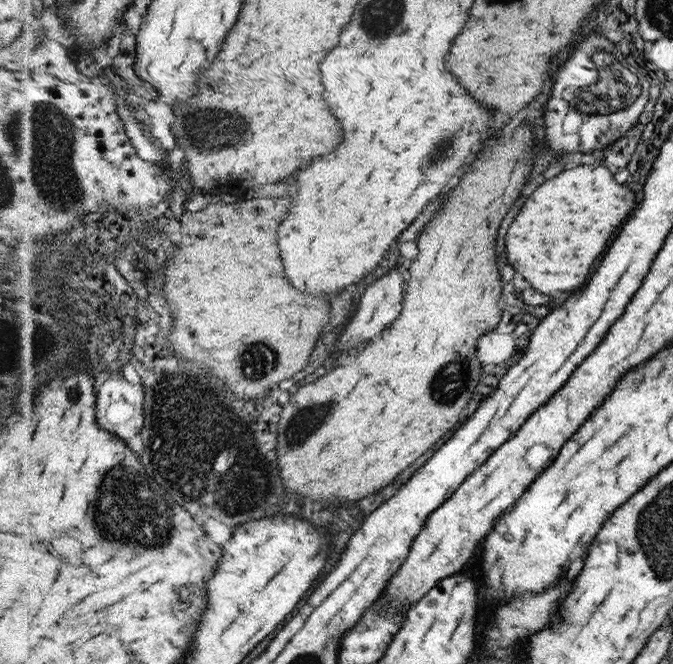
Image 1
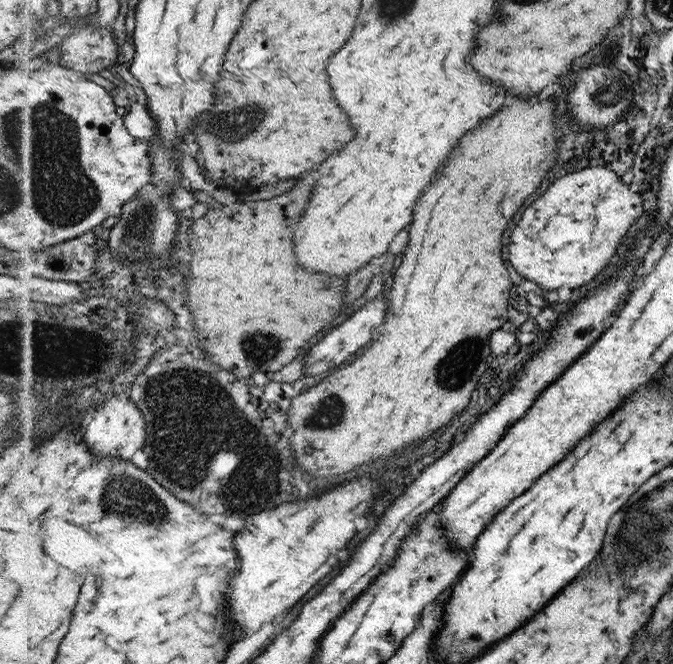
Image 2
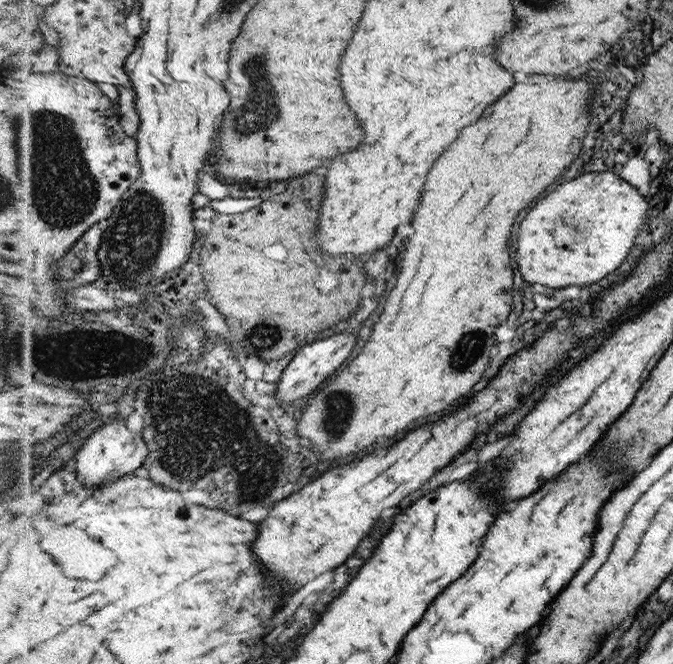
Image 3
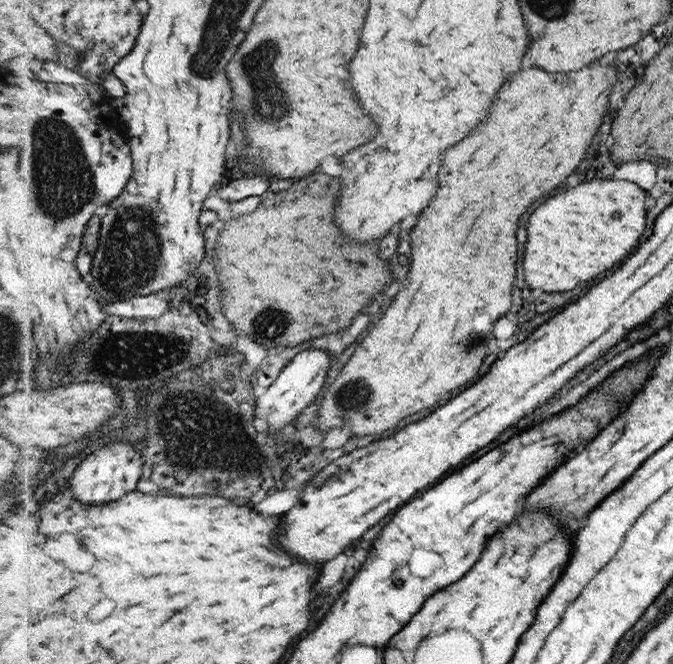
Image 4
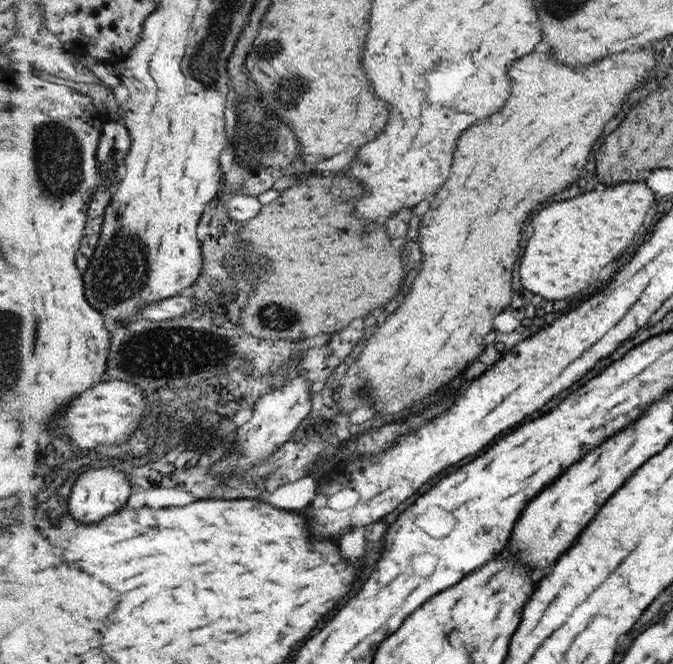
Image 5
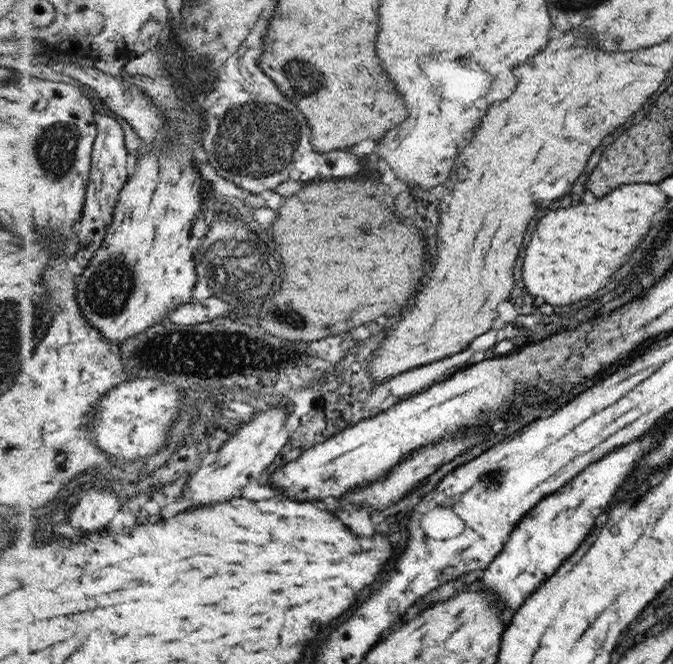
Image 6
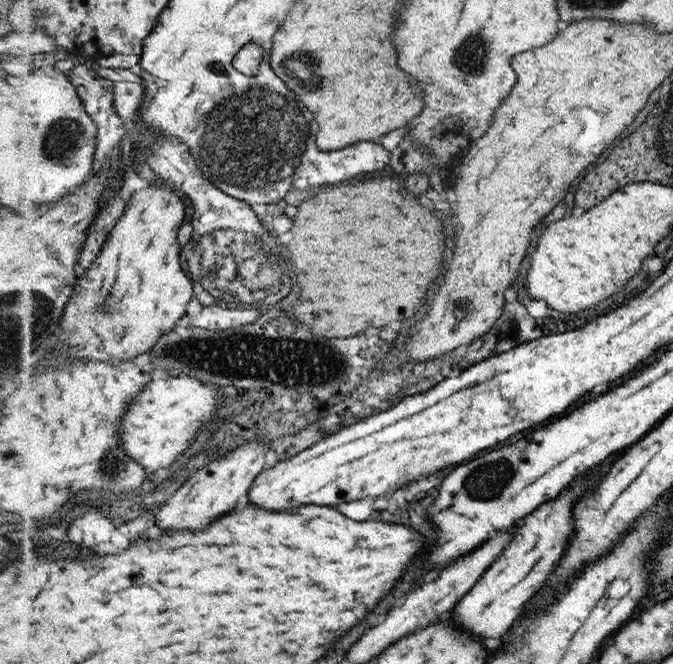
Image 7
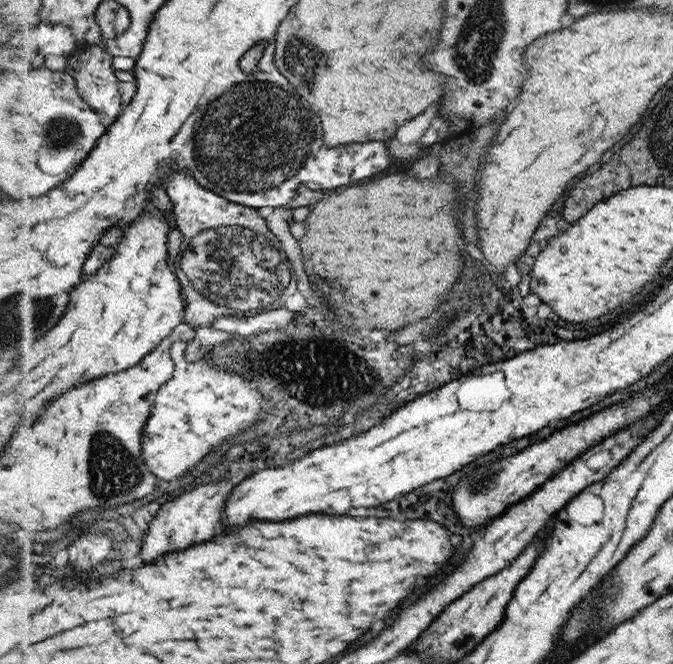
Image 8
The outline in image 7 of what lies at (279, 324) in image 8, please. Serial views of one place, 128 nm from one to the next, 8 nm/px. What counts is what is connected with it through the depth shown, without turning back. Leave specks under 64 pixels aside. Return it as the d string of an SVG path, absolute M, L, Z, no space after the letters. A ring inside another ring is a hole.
M206 306L194 319L194 326L207 328L214 332L214 340L224 339L224 330L238 328L244 324L258 322L262 318L260 310L228 310L222 306Z

